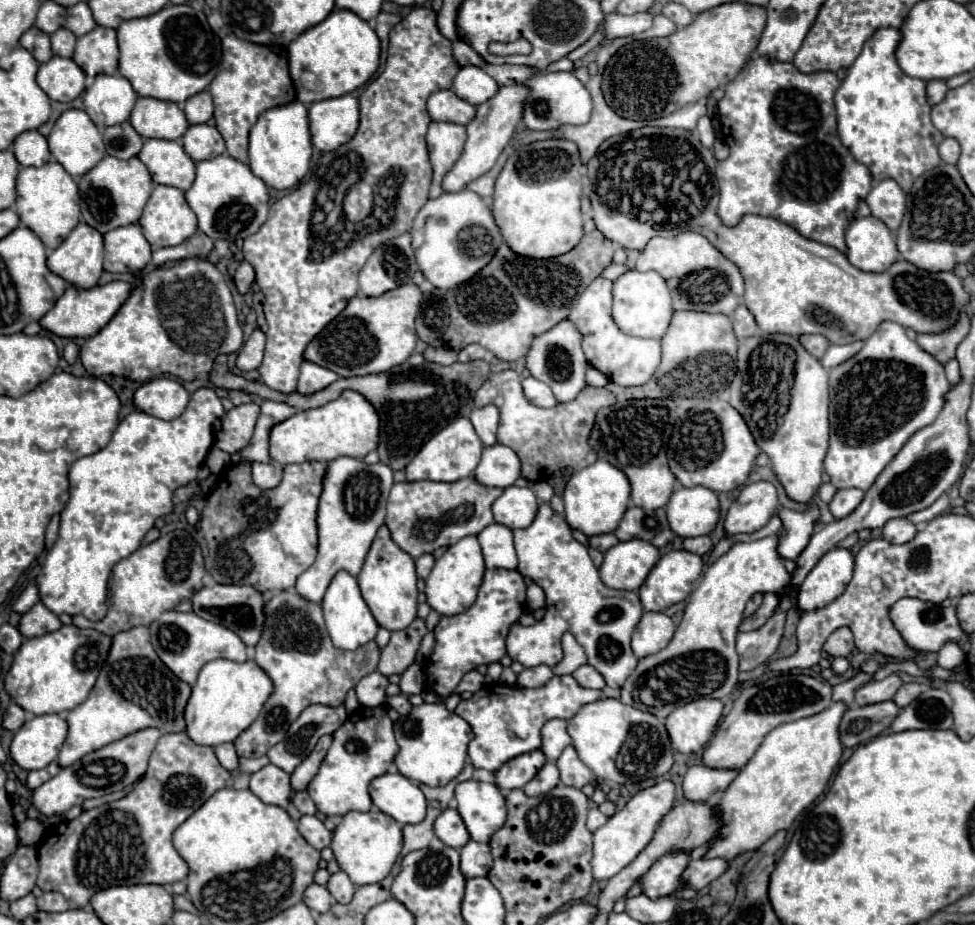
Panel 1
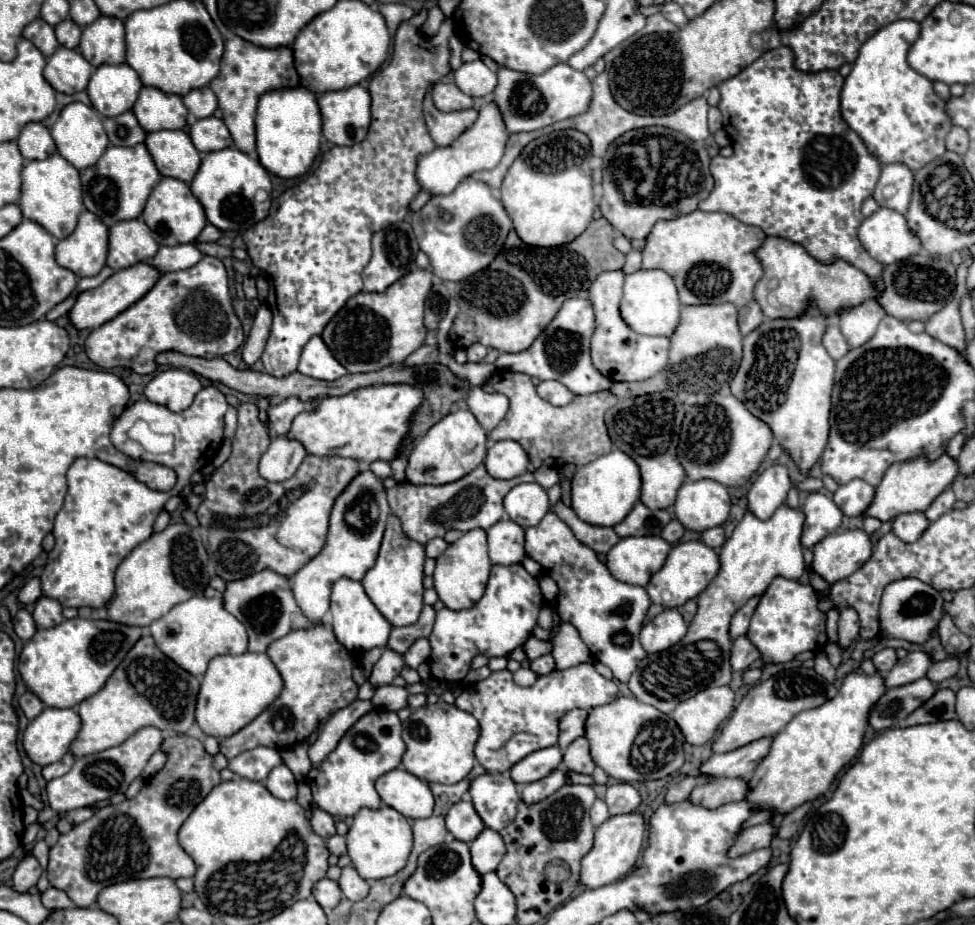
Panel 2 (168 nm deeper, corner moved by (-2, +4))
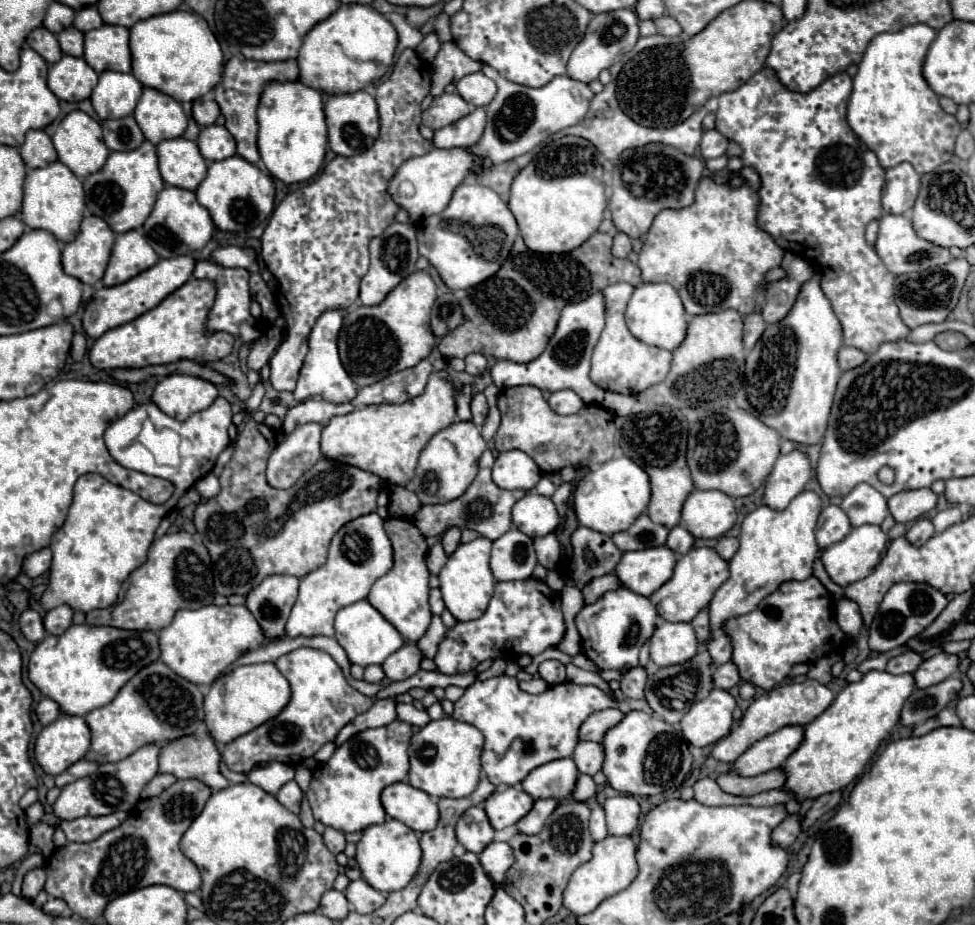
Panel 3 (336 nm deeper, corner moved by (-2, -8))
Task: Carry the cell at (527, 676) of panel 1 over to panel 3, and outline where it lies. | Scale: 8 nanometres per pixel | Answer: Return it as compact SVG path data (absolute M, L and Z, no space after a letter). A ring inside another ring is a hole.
M545 660L539 664L539 676L549 684L559 684L565 680L565 666L557 660Z

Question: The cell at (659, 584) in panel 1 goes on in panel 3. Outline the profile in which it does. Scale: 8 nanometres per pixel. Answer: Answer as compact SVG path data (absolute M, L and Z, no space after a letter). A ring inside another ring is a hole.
M695 548L679 558L671 580L667 580L657 592L651 594L651 604L655 604L657 614L667 622L691 622L699 610L707 608L715 590L727 580L727 562L713 548Z

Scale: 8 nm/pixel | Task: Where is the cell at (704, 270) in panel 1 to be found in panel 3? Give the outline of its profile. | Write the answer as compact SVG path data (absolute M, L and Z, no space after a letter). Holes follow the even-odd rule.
M711 176L701 178L695 190L695 202L689 208L663 210L649 228L637 262L643 272L643 282L671 284L679 292L687 314L709 314L729 308L737 310L739 314L755 312L767 272L777 268L783 258L783 248L779 248L767 232L757 228L757 204L759 196L749 186L729 188L713 182Z

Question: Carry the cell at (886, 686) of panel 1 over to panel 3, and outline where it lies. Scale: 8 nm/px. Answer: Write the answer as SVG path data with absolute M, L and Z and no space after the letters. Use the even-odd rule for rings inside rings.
M935 654L927 660L923 660L919 664L919 668L913 672L913 678L915 678L915 686L917 688L929 688L933 684L939 684L943 682L945 678L957 674L957 656L955 654Z

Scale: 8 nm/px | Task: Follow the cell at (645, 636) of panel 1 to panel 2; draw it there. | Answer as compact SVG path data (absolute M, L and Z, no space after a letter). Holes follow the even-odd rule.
M663 610L641 630L641 644L649 654L663 652L687 634L687 624L677 610Z

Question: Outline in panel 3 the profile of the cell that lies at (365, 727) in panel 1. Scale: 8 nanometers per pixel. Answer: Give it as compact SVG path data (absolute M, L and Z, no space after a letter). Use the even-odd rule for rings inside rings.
M395 720L381 728L363 730L341 744L309 784L307 800L315 820L339 832L359 832L371 824L383 824L387 814L379 796L385 786L405 780L409 772L409 738L411 726Z

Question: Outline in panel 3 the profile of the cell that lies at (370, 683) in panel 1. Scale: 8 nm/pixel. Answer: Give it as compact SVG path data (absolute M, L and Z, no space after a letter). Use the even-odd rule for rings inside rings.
M409 642L405 644L403 648L399 648L397 652L393 652L383 664L383 672L385 676L391 680L391 682L401 682L401 680L407 680L411 678L417 670L419 670L419 662L421 662L423 654L419 652L419 648Z

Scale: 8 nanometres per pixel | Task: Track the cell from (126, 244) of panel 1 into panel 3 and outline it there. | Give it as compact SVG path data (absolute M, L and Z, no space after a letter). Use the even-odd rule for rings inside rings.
M129 230L129 232L117 234L113 254L103 276L103 286L123 284L157 262L159 262L159 256L147 244L147 240L143 240L141 230Z

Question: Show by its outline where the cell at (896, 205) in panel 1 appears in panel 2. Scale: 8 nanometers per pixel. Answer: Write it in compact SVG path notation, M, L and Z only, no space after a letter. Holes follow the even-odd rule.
M901 162L885 164L881 170L881 178L875 186L873 198L877 200L879 206L897 212L907 212L911 190L913 190L913 172L909 170L909 166Z

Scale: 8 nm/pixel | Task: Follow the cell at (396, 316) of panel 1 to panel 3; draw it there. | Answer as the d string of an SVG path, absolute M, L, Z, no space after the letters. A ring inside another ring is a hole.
M417 270L407 276L387 298L377 306L355 306L343 316L343 328L339 332L339 356L343 368L357 386L375 384L395 372L413 368L417 362L429 356L435 336L429 326L429 312L437 298L437 286L433 278Z

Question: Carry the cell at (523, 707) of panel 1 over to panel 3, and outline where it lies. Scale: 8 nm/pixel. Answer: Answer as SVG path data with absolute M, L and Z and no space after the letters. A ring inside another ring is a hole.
M497 676L485 682L471 684L455 702L453 718L469 722L485 736L481 766L491 784L519 784L533 768L573 754L577 746L577 730L581 722L603 708L617 708L619 698L613 692L603 692L599 686L579 686L561 682L549 686L543 694L533 696L519 688L517 678Z

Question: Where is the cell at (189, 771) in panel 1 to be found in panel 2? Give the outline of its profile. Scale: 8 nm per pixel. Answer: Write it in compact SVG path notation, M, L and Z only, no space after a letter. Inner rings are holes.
M165 738L161 750L169 754L167 764L153 778L147 778L141 792L117 806L103 806L93 818L61 834L49 852L49 884L65 890L81 908L97 902L97 894L117 882L137 878L191 878L195 876L193 858L179 846L177 832L193 808L221 782L213 768L213 758L197 738Z

